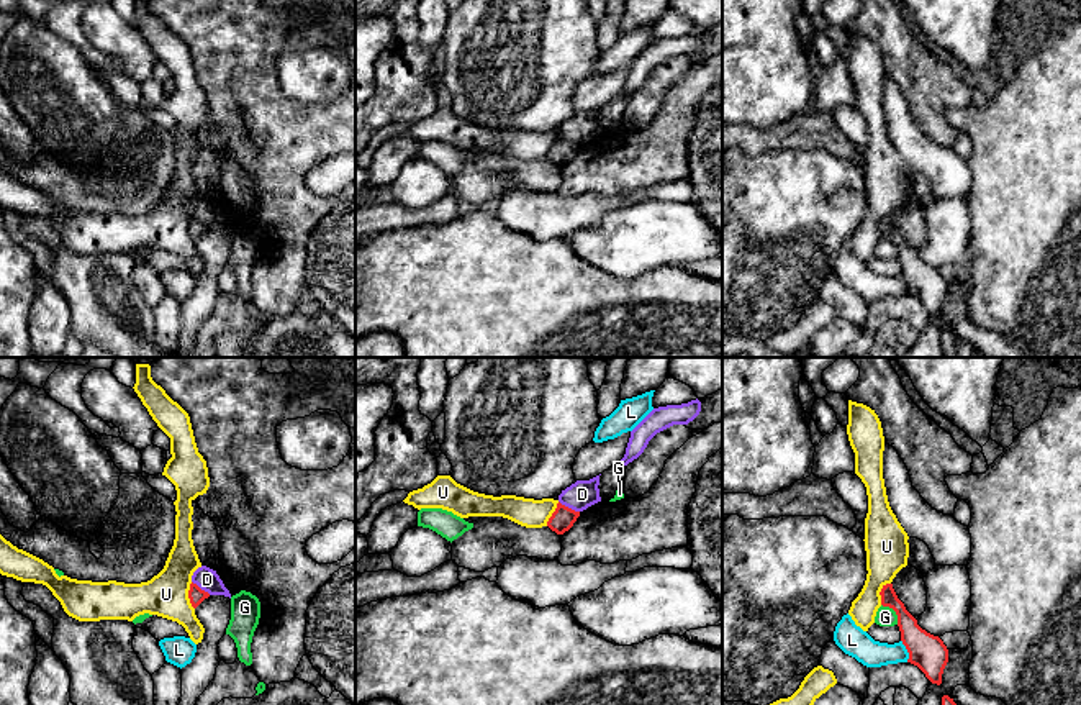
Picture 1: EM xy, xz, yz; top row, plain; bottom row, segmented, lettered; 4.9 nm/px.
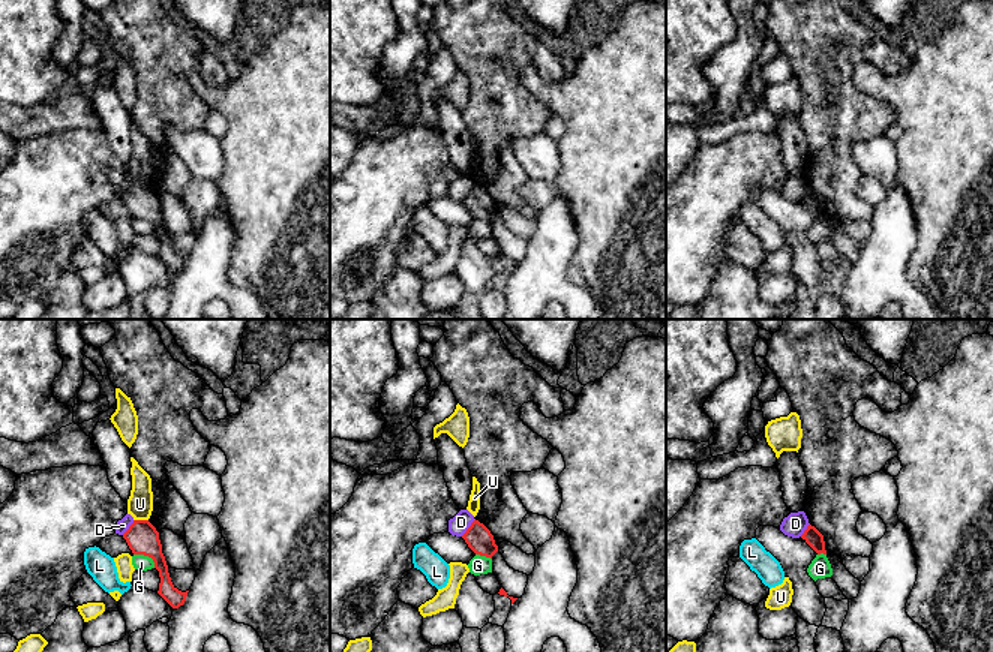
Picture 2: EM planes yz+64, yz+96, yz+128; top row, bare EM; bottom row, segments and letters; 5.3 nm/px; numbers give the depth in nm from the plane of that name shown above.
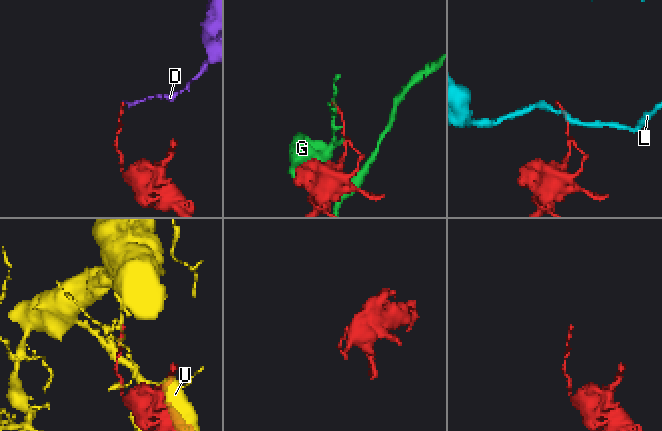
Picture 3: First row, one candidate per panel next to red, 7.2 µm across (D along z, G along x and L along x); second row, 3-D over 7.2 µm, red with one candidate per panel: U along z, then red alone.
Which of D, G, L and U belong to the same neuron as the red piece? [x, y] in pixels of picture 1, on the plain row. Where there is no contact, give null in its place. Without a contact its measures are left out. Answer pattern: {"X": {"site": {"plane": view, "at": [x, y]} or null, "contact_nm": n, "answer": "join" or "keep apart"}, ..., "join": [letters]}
{"D": {"site": {"plane": "xz", "at": [567, 140]}, "contact_nm": 120, "answer": "keep apart"}, "G": {"site": {"plane": "yz", "at": [895, 243]}, "contact_nm": 130, "answer": "keep apart"}, "L": {"site": {"plane": "yz", "at": [908, 284]}, "contact_nm": 120, "answer": "keep apart"}, "U": {"site": {"plane": "xy", "at": [189, 228]}, "contact_nm": 140, "answer": "keep apart"}, "join": []}

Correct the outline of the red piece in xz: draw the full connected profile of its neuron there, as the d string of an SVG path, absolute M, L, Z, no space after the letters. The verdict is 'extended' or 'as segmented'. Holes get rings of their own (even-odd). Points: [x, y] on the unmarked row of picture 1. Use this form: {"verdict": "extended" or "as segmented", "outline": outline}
{"verdict": "as segmented", "outline": "M559 134L555 144L547 154L547 159L557 167L563 167L573 159L578 149L580 144L575 144Z"}

